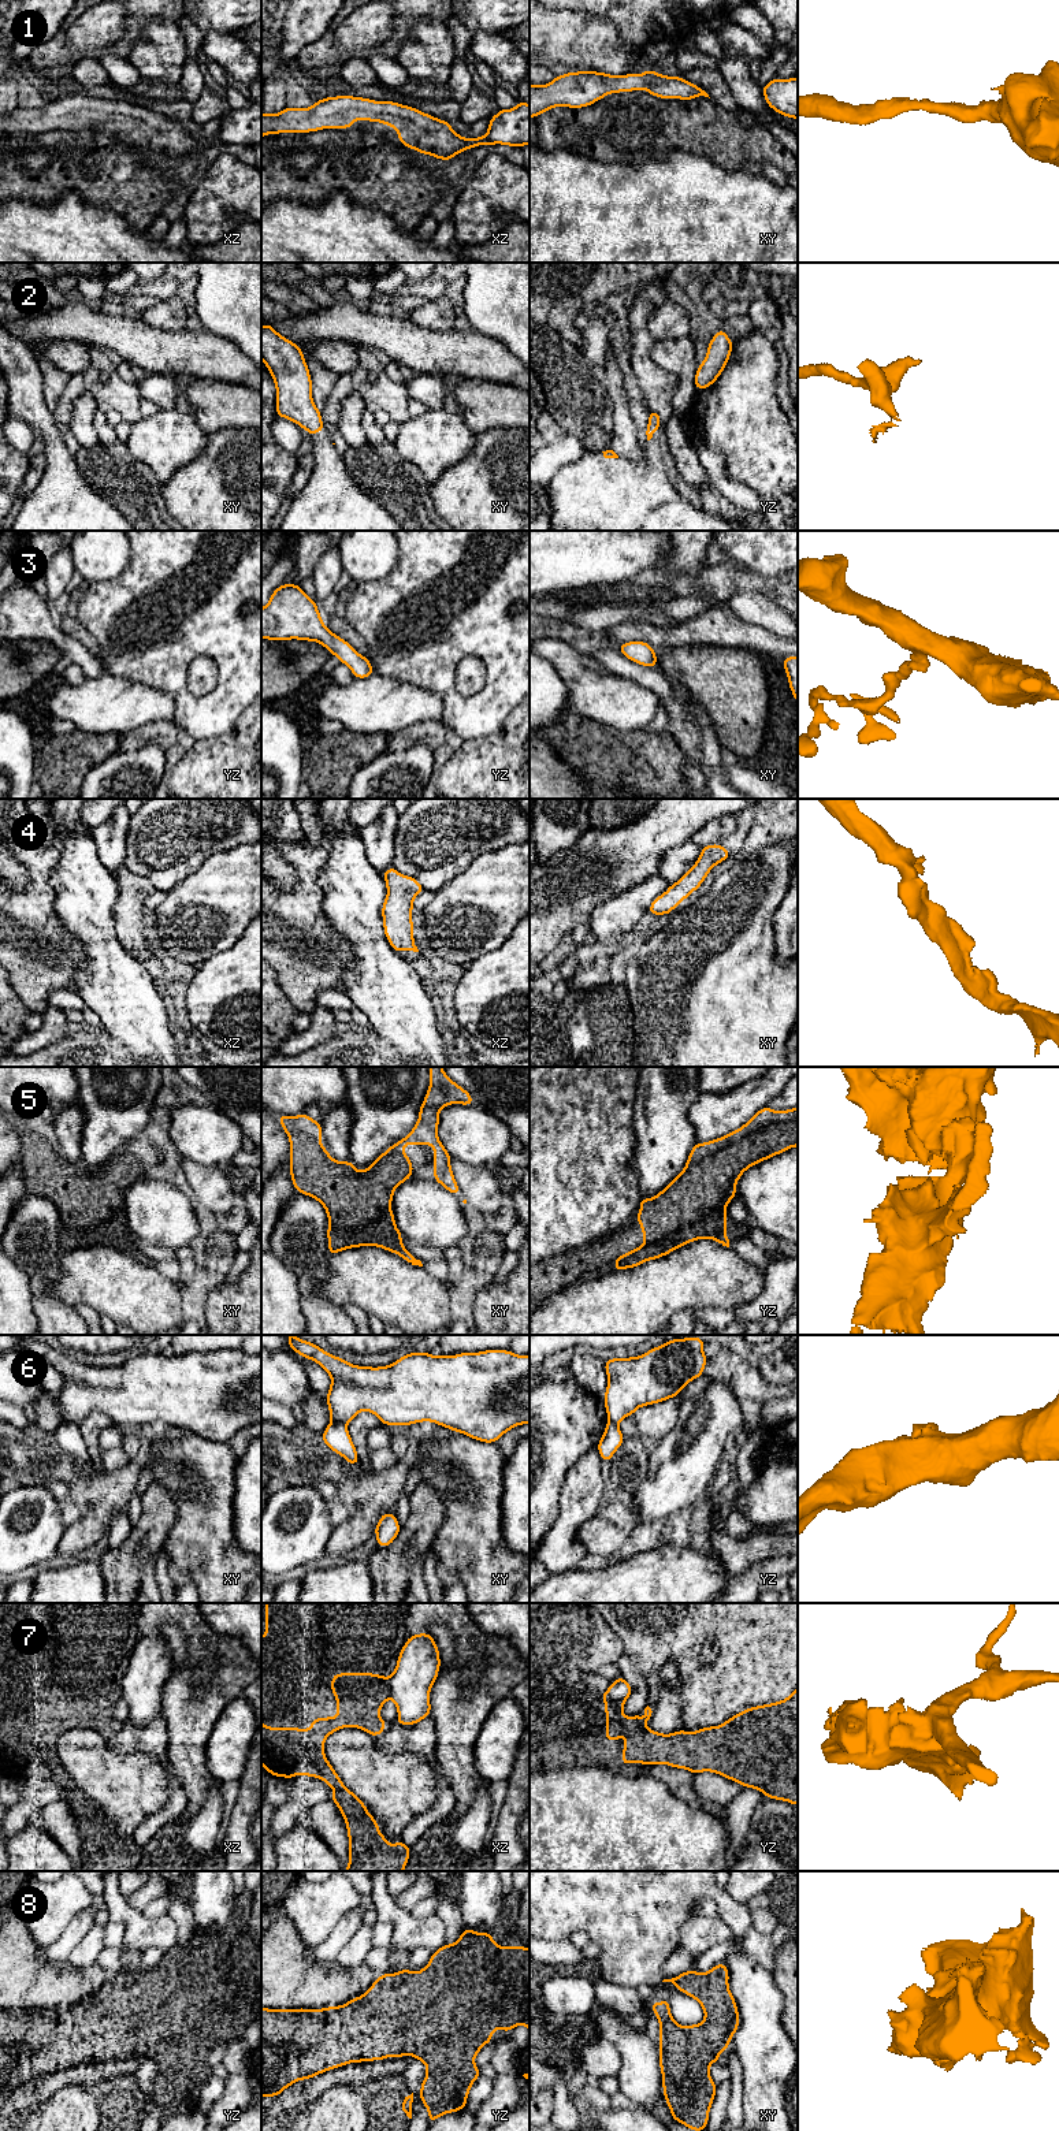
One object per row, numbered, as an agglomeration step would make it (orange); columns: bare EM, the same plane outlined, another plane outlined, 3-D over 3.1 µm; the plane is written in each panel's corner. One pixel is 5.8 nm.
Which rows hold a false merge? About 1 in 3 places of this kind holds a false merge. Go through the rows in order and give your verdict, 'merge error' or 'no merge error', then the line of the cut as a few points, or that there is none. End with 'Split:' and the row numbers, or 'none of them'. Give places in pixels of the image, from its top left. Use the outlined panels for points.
1: no merge error; cut none
2: no merge error; cut none
3: no merge error; cut none
4: no merge error; cut none
5: no merge error; cut none
6: merge error; cut xy (331, 1420), (345, 1424)
7: merge error; cut xz (390, 1678), (387, 1696)
8: no merge error; cut none
Split: 6, 7

